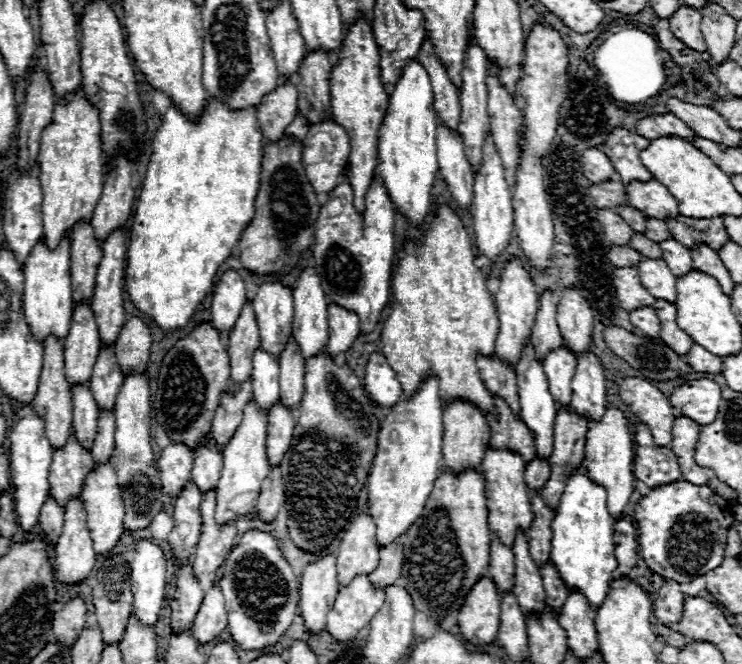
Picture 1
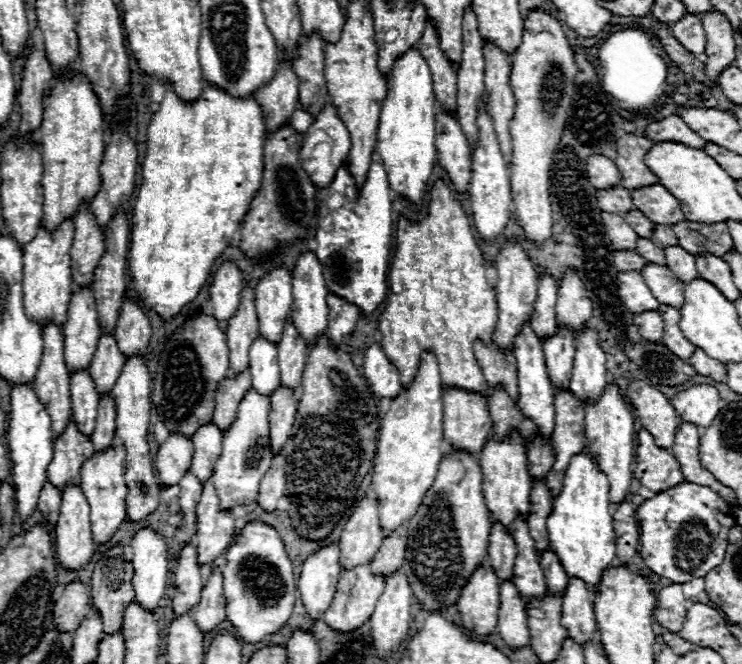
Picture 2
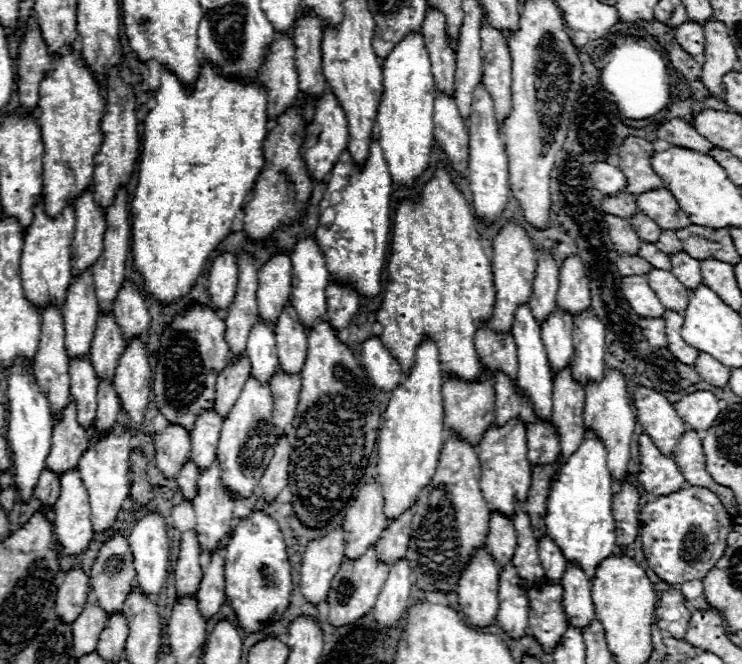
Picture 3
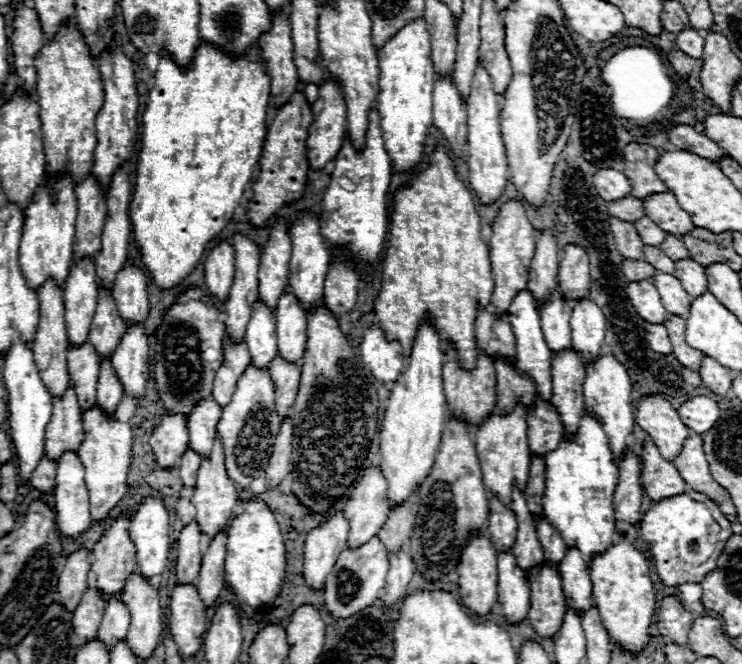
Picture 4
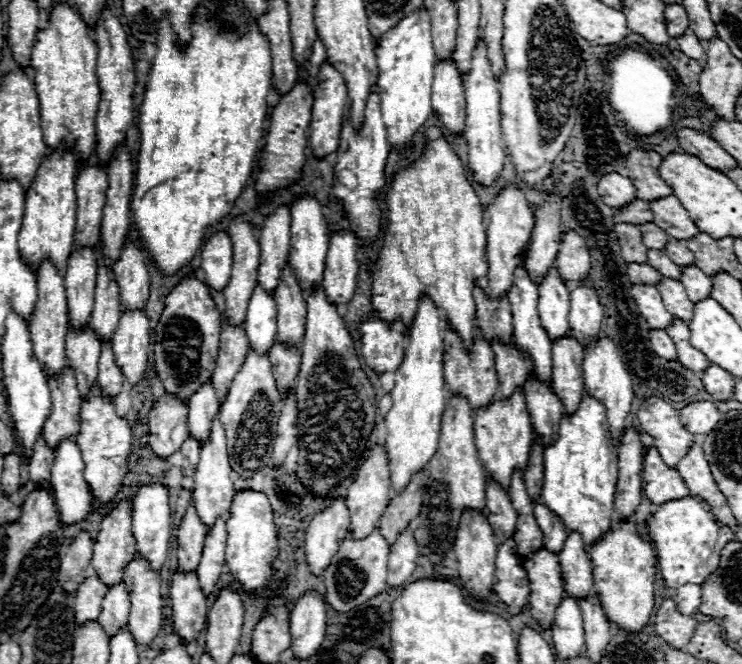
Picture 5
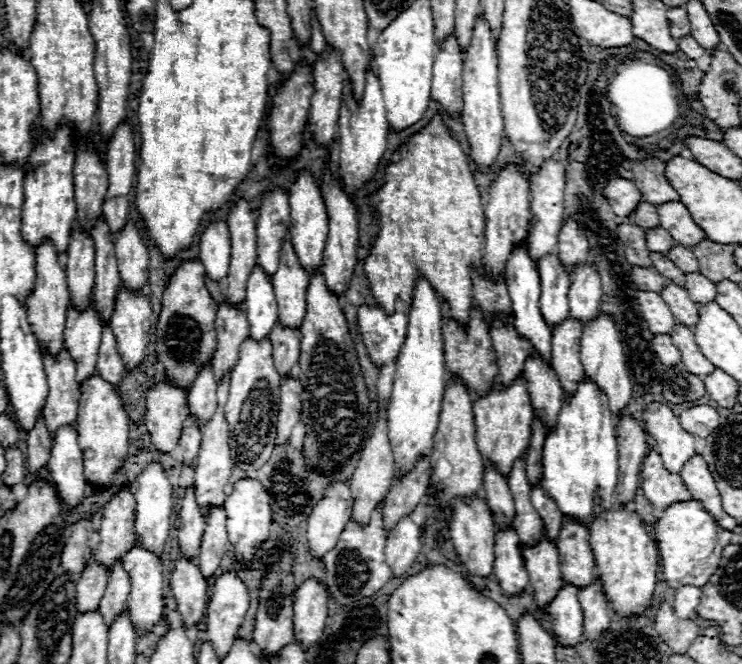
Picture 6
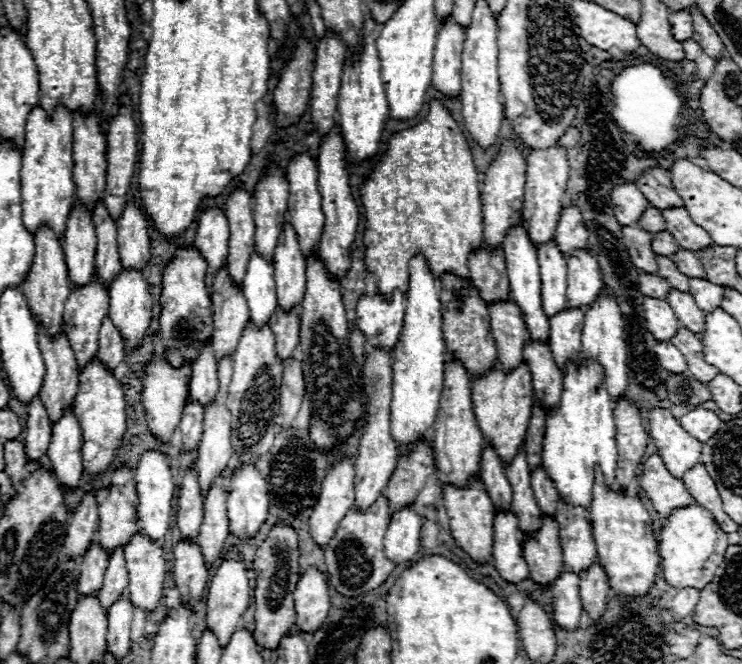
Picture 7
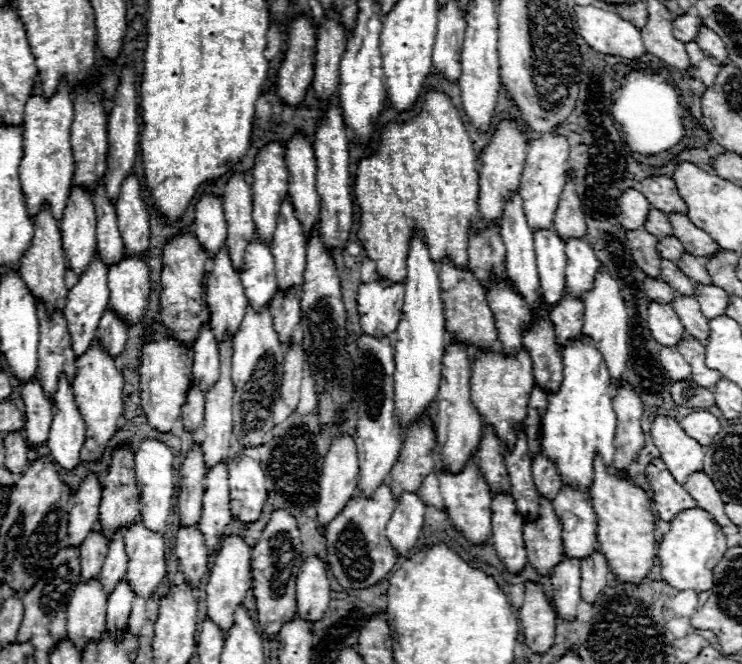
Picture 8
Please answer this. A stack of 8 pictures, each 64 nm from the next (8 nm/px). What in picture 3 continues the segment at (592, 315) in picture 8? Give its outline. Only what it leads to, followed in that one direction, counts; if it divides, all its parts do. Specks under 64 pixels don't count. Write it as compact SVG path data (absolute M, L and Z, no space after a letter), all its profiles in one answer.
M606 370L606 376L600 384L590 384L586 388L586 406L584 406L584 424L604 440L604 448L608 448L608 470L612 472L612 480L622 484L628 476L630 462L630 442L634 434L634 408L628 400L628 384L618 370Z

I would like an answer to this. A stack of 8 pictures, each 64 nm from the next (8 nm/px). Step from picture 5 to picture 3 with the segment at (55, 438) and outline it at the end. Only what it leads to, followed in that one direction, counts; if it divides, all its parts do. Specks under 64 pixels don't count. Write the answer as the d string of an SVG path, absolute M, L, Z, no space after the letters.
M70 402L64 408L62 420L54 424L50 444L52 450L46 460L46 466L60 478L66 470L78 466L80 456L88 450L88 440L88 432L76 420L76 404Z

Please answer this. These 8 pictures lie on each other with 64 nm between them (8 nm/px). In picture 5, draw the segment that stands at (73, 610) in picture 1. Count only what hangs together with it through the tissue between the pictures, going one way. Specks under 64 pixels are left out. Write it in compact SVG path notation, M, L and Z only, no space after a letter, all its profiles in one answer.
M82 532L68 546L66 556L60 562L58 584L70 596L74 596L78 586L82 584L82 580L86 580L86 570L88 570L90 560L92 560L92 546L94 546L94 540L86 532Z

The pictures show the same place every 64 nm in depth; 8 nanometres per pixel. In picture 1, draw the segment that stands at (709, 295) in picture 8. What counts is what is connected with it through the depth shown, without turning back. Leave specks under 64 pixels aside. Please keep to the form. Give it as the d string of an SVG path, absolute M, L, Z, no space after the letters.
M670 238L660 242L660 248L664 252L664 262L668 264L668 268L672 270L674 276L684 276L686 272L692 270L692 256L690 250L686 246L682 246L678 240Z

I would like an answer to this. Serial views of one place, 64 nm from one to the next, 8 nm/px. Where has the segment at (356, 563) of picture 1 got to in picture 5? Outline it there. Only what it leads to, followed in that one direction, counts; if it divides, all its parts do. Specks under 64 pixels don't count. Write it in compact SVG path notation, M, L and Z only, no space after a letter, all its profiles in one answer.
M376 446L370 456L364 460L364 464L356 472L356 480L348 488L348 512L350 512L350 532L352 536L364 538L368 536L374 528L378 528L380 518L384 514L384 508L390 504L392 498L392 488L390 488L390 472L388 472L388 458L384 452L384 446Z

